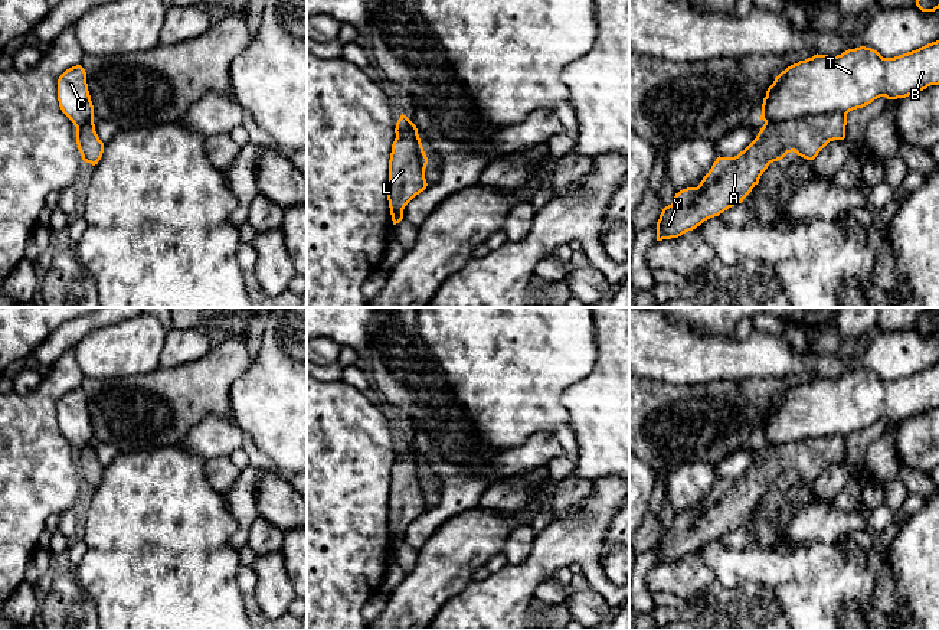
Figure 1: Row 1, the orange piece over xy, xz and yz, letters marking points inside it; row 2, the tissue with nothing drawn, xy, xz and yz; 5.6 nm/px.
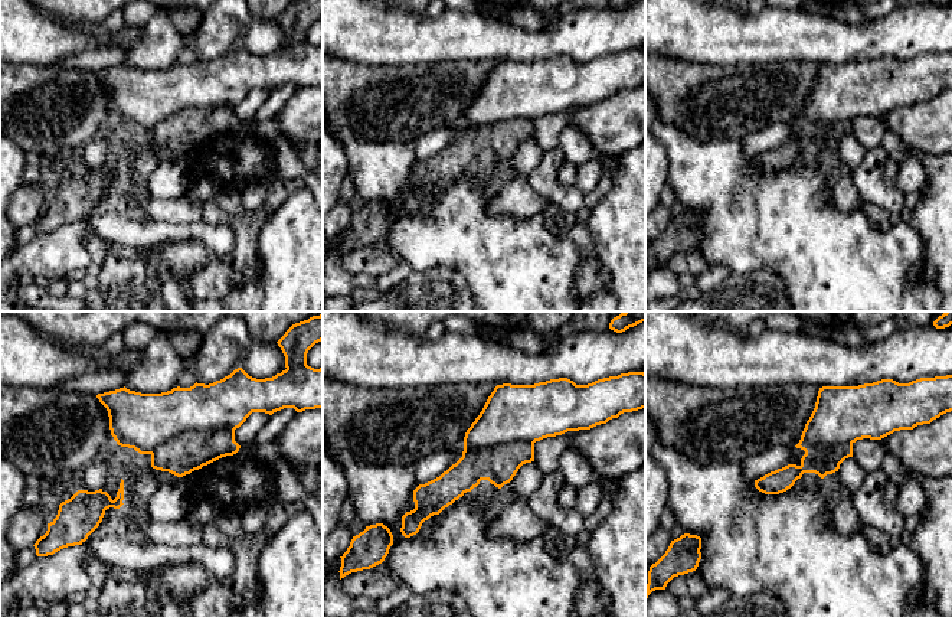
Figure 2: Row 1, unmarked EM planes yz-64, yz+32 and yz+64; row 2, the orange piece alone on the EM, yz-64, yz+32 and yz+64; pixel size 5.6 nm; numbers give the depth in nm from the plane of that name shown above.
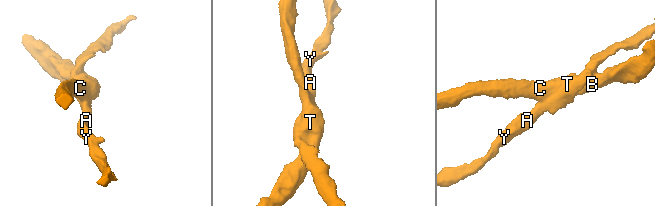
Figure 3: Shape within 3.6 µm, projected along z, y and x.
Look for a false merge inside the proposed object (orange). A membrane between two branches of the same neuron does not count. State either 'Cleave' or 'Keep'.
Cleave

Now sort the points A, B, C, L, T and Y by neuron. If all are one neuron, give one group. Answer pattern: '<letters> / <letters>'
A L Y / B C T

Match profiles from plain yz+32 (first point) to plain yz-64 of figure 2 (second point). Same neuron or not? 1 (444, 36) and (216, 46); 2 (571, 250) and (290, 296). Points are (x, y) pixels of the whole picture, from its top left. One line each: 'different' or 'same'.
1: different
2: different

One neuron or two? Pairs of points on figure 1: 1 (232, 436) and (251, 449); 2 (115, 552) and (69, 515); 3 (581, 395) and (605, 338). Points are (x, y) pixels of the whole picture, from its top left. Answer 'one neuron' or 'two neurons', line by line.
1: two neurons
2: two neurons
3: one neuron

